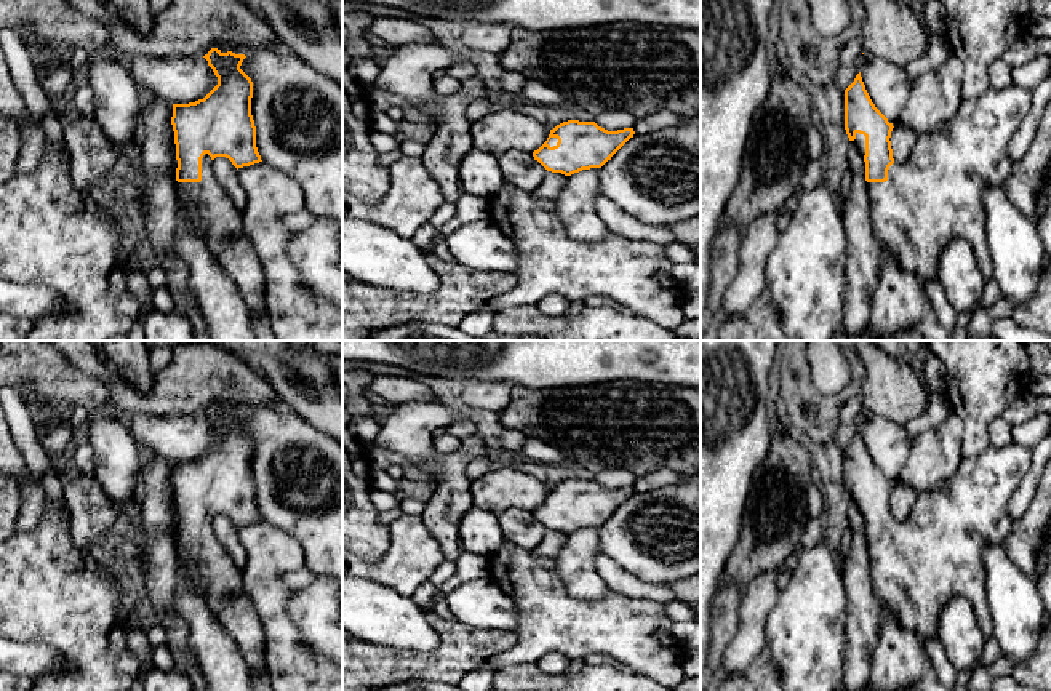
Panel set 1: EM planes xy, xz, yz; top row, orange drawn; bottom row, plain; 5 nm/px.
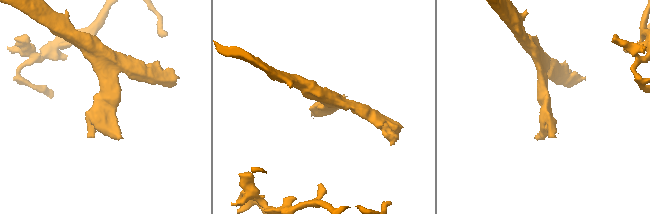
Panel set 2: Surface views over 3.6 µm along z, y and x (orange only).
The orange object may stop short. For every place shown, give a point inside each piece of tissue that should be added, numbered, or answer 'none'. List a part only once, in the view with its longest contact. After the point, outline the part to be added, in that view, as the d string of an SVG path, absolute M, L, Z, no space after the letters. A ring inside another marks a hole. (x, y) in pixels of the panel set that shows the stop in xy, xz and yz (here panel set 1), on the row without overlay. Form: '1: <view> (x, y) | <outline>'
1: xy (211, 570) | M202 517L200 541L178 541L179 560L194 585L206 598L218 622L234 638L245 656L253 691L274 691L267 672L267 648L262 621L248 595L242 569L213 533L213 518Z

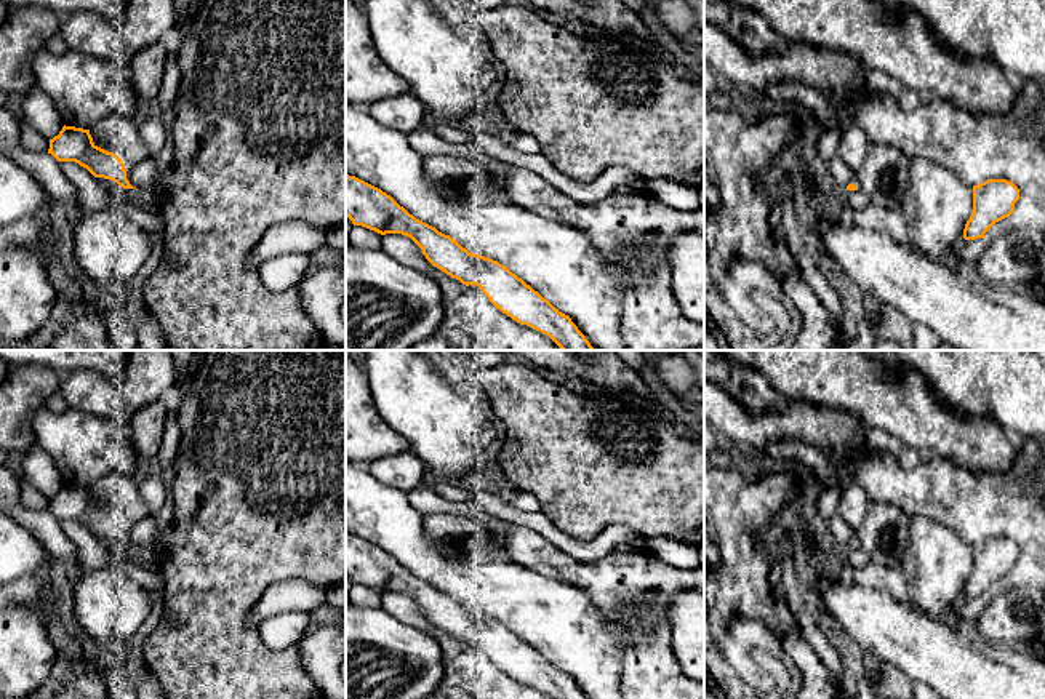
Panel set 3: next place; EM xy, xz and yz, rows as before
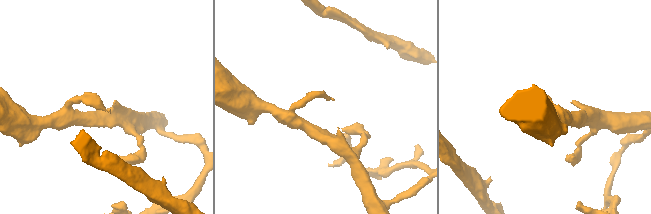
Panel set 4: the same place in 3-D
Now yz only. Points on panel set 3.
none

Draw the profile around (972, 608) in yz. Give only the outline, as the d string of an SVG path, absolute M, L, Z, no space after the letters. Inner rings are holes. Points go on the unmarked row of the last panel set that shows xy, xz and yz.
M976 597L976 598L965 598L962 611L957 613L955 622L959 621L976 621L979 614L986 608L986 597Z

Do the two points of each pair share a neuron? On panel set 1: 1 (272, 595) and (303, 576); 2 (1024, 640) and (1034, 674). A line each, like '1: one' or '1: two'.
1: two
2: two

